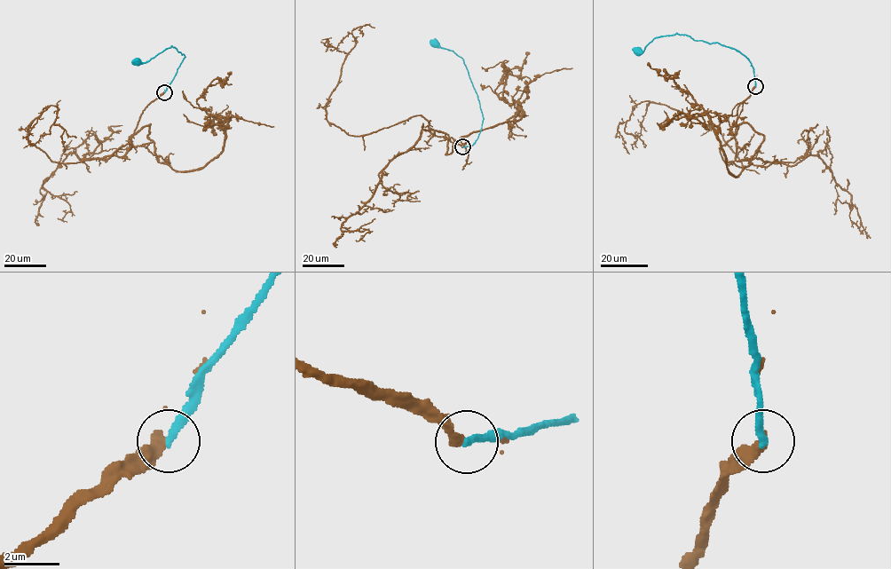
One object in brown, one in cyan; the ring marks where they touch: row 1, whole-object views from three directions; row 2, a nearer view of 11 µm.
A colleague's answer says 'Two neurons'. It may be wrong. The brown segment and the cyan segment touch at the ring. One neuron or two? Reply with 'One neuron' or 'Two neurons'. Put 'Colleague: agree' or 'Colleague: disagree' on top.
Colleague: agree
Two neurons

